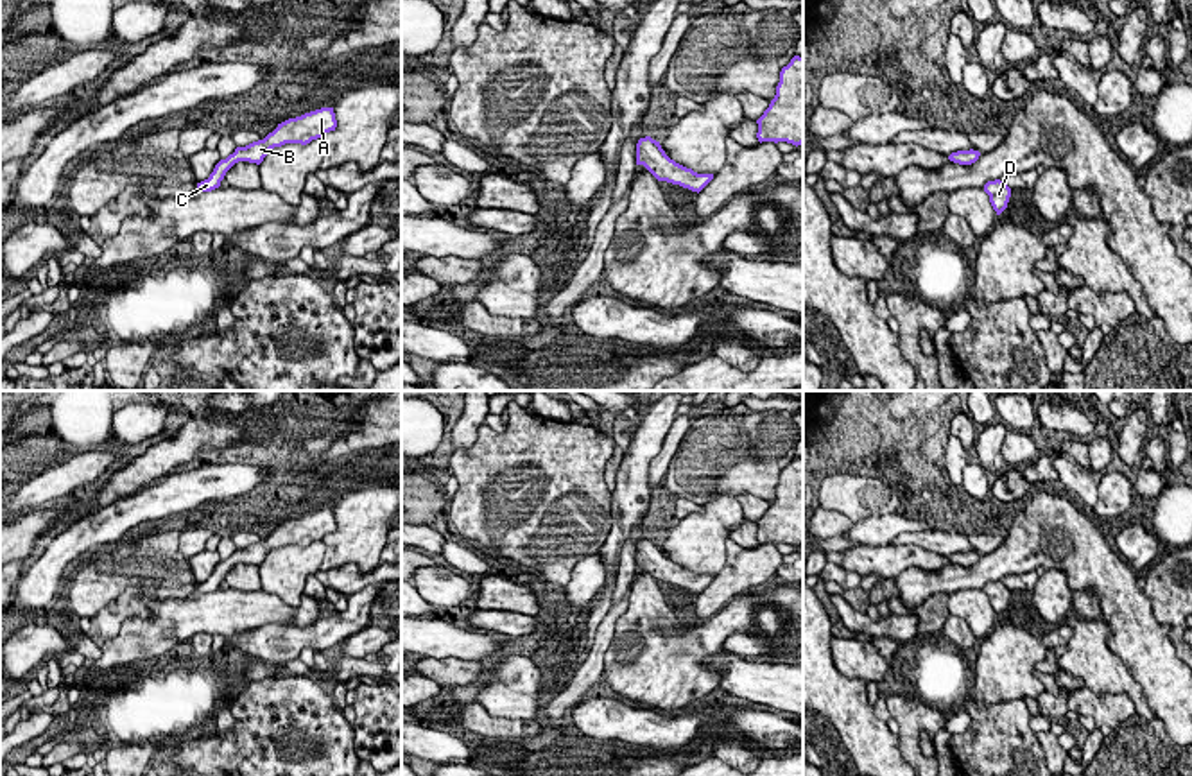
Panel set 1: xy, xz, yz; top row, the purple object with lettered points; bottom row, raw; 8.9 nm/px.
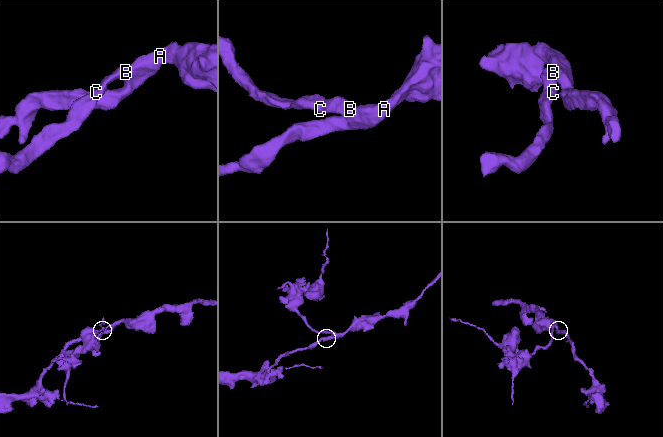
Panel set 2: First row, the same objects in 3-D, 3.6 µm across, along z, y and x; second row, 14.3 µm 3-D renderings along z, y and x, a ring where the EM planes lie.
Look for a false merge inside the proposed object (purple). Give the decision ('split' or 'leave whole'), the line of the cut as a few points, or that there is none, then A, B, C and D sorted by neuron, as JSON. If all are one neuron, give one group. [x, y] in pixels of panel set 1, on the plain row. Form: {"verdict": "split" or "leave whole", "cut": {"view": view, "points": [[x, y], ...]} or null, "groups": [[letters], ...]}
{"verdict": "leave whole", "cut": null, "groups": [["A", "B", "C", "D"]]}

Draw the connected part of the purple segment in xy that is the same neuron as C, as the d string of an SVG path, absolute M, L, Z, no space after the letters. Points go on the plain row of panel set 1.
M321 509L301 518L289 520L278 525L278 529L263 541L253 543L246 548L237 548L233 556L229 556L226 561L220 561L210 579L197 584L197 591L190 597L194 599L199 593L212 593L219 590L226 573L238 563L260 566L271 550L281 548L285 545L307 547L312 541L323 539L326 534L335 532L335 529L337 522L333 509Z

